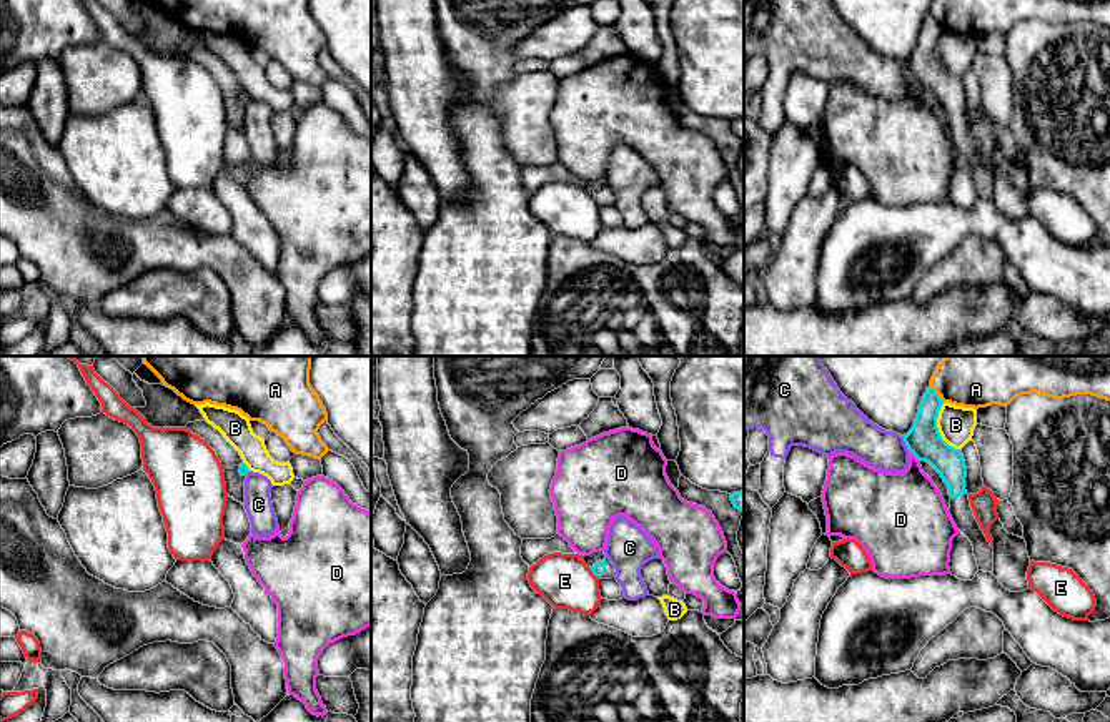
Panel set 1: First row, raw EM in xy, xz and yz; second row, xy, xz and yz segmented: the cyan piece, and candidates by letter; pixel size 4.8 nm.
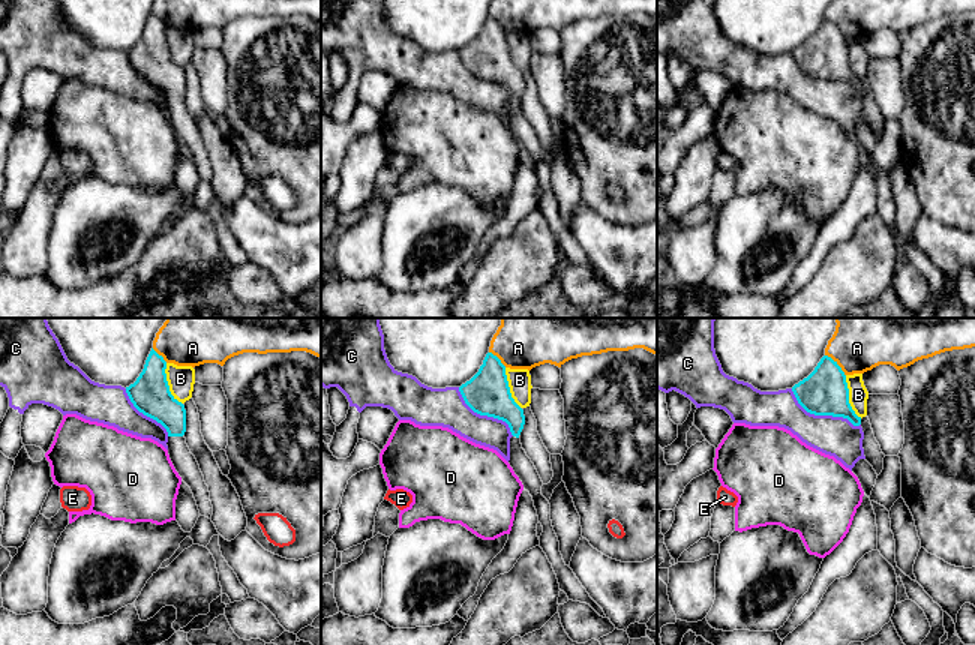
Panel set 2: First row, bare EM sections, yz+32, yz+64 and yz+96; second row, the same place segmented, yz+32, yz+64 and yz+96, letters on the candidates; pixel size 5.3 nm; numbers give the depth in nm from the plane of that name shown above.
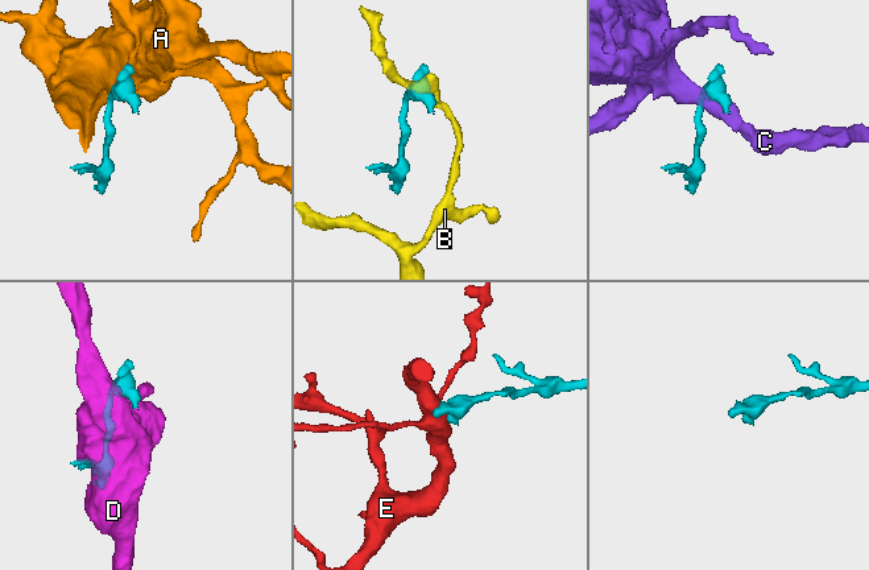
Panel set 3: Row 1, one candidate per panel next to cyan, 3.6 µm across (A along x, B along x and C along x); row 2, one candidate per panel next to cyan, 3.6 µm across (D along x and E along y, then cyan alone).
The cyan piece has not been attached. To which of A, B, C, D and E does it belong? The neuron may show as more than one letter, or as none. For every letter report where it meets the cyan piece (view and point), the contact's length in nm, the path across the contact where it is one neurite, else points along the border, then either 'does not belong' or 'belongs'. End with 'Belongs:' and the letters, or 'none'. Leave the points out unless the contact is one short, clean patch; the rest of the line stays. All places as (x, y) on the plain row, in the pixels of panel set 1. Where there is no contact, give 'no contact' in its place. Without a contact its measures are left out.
A: yz (937, 22) | 100 nm | does not belong
B: yz (937, 57) | 240 nm | does not belong
C: yz (906, 72) | 90 nm | along yz (901, 64), (909, 79) | does not belong
D: yz (914, 82) | 80 nm | does not belong
E: xz (593, 200) | 70 nm | does not belong
Belongs: none

